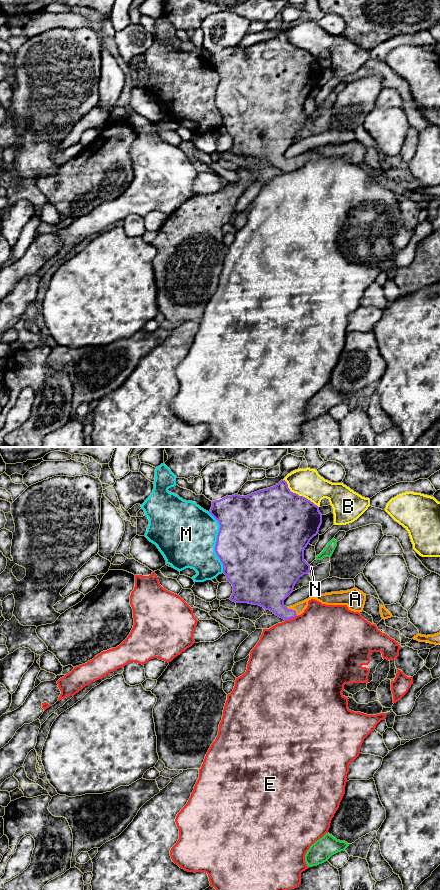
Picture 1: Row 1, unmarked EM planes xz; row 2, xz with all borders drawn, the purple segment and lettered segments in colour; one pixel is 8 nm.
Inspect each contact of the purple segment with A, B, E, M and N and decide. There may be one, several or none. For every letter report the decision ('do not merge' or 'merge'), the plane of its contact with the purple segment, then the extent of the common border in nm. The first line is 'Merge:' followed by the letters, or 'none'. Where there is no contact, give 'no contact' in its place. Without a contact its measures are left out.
Merge: A
A: merge | xz | 120 nm
B: do not merge | xz | 360 nm
E: do not merge | xz | 110 nm
M: do not merge | xz | 500 nm
N: do not merge | xz | 30 nm

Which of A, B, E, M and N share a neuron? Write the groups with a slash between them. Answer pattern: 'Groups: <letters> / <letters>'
Groups: A / B / E / M / N

